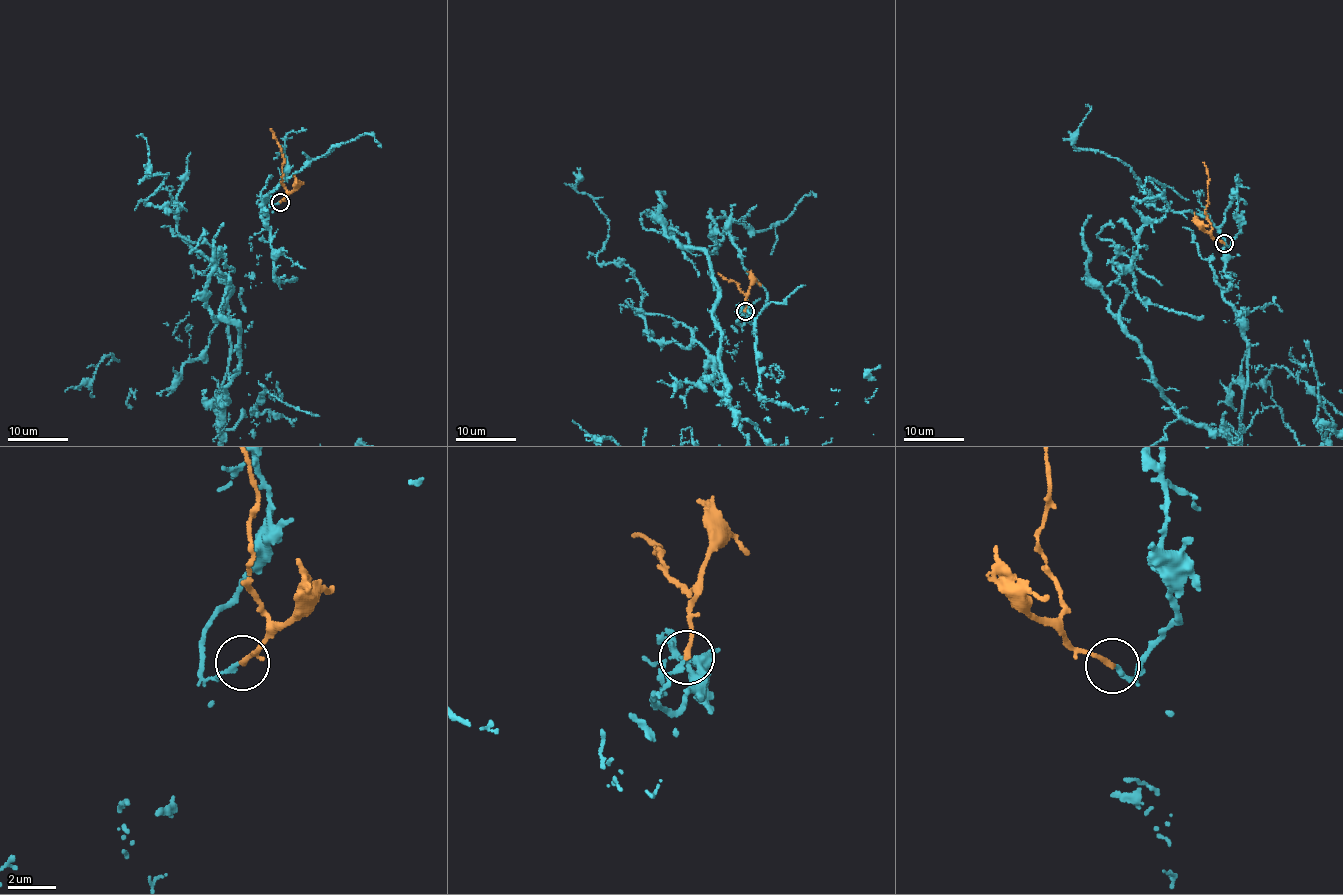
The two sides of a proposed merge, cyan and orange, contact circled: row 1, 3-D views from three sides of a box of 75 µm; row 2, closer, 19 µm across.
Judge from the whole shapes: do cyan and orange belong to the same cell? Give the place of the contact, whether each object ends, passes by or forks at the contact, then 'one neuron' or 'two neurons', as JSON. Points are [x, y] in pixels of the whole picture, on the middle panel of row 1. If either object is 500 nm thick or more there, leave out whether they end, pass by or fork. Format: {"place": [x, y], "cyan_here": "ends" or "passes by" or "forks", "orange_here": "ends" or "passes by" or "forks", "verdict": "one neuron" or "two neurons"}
{"place": [745, 311], "cyan_here": "ends", "orange_here": "ends", "verdict": "one neuron"}

